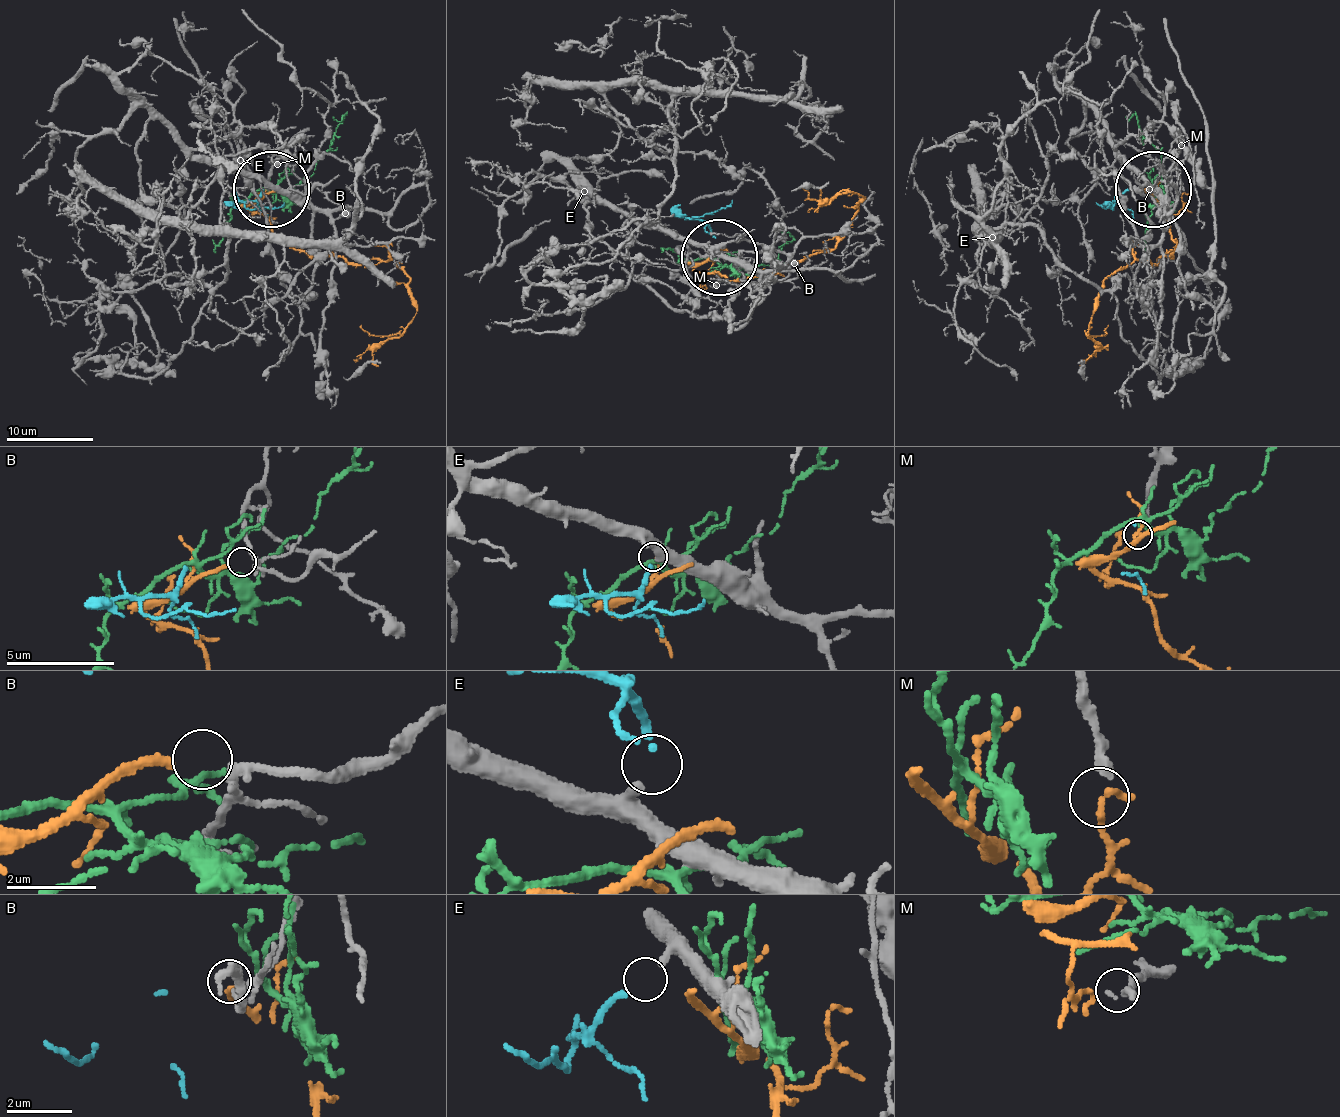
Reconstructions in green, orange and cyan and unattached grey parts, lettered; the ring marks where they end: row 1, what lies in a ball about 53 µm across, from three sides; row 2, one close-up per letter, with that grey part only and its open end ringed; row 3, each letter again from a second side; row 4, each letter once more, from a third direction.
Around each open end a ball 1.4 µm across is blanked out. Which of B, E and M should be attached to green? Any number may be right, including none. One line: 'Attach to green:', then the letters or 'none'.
Attach to green: none

